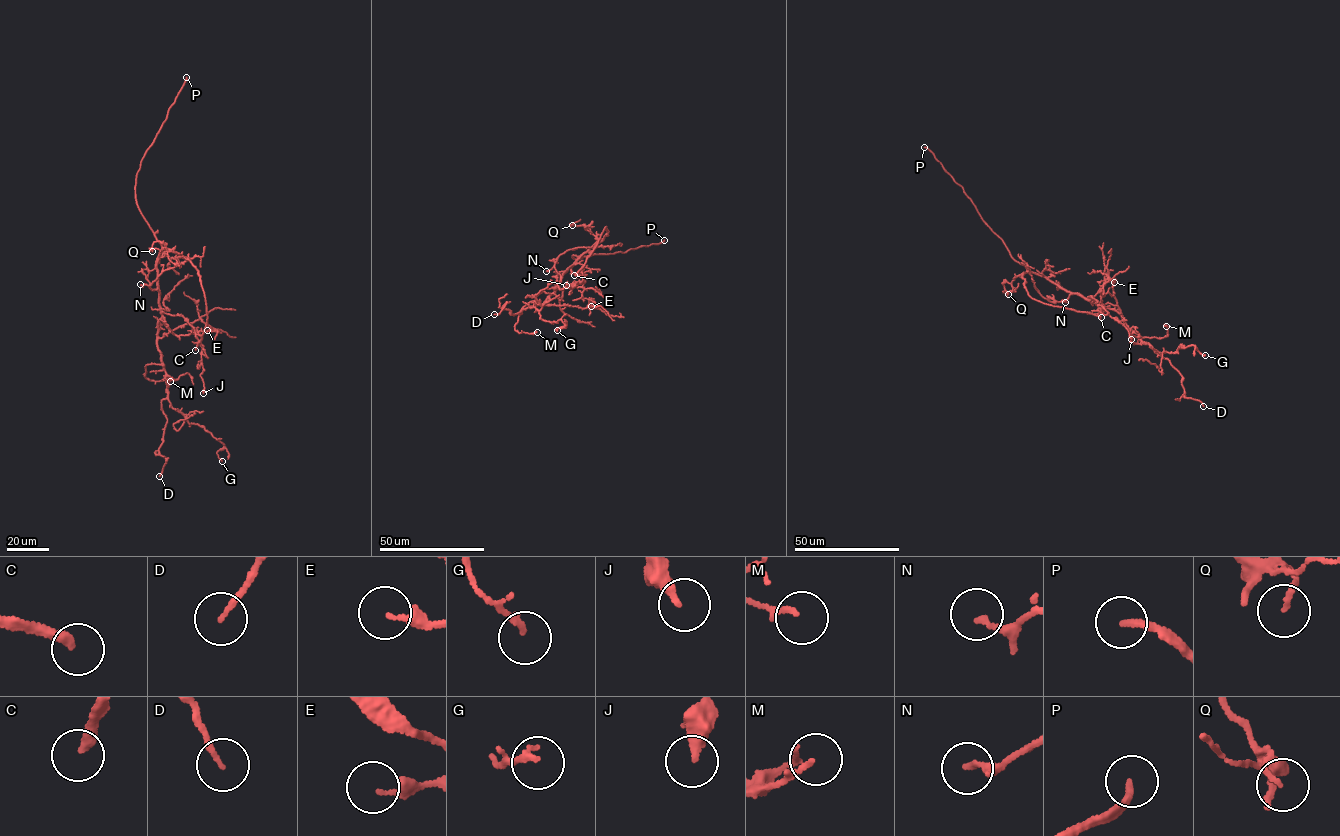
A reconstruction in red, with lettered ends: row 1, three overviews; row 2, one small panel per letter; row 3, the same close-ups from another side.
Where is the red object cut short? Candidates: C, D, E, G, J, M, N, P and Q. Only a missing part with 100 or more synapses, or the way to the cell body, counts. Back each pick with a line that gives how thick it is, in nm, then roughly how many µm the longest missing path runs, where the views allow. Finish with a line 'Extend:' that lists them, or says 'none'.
C: calibre 300 nm; missing 90 µm
P: calibre 200 nm; missing 80 µm
Extend: C, P

